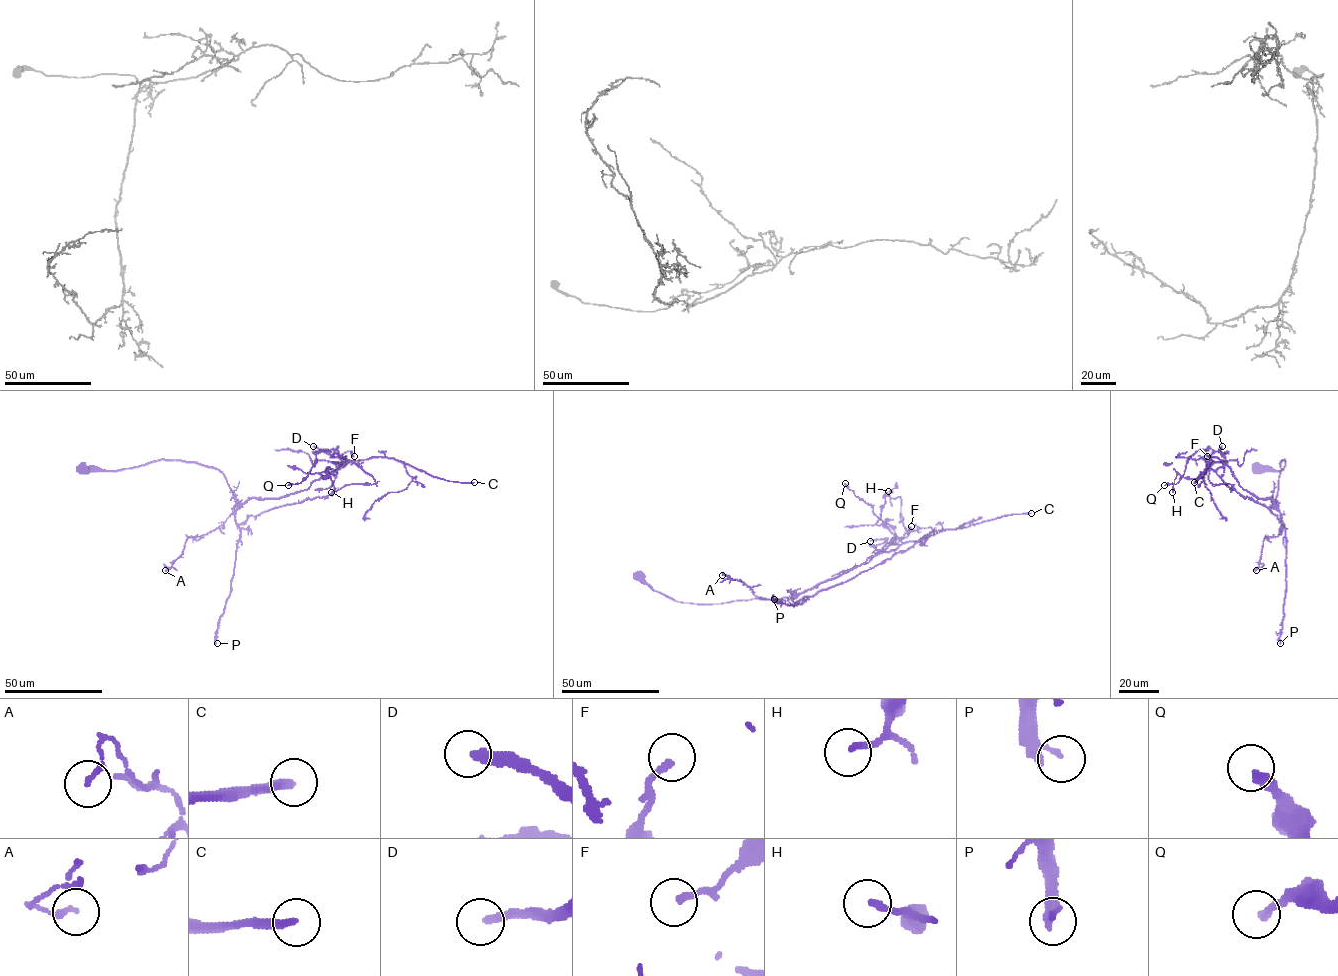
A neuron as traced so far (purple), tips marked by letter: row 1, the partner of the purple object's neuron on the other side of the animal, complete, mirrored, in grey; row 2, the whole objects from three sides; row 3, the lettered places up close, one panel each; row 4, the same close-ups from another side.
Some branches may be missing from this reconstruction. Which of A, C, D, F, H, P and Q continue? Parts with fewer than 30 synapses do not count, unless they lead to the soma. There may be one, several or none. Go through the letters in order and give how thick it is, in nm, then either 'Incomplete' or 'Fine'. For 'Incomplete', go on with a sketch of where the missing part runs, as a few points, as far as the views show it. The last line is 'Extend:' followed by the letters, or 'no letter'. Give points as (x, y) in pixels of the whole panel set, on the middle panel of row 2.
A: Thickness 160 nm. Fine
C: Thickness 280 nm. Incomplete
D: Thickness 280 nm. Incomplete. Course of what is missing: (870, 541), (863, 541), (852, 531), (840, 526), (850, 509), (843, 498), (851, 499)
F: Thickness 200 nm. Fine
H: Thickness 200 nm. Fine
P: Thickness 120 nm. Incomplete
Q: Thickness 320 nm. Fine
Extend: C, D, P

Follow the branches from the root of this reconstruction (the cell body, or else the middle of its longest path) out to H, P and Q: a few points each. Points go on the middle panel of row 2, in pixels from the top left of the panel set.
H: (640, 575), (654, 590), (692, 603), (778, 600), (801, 593), (901, 544), (884, 525), (876, 524), (888, 491)
P: (640, 575), (654, 590), (677, 601), (709, 604), (778, 600), (793, 594), (797, 604), (774, 599)
Q: (640, 575), (654, 590), (677, 601), (778, 600), (894, 550), (899, 546), (893, 529), (845, 483)

